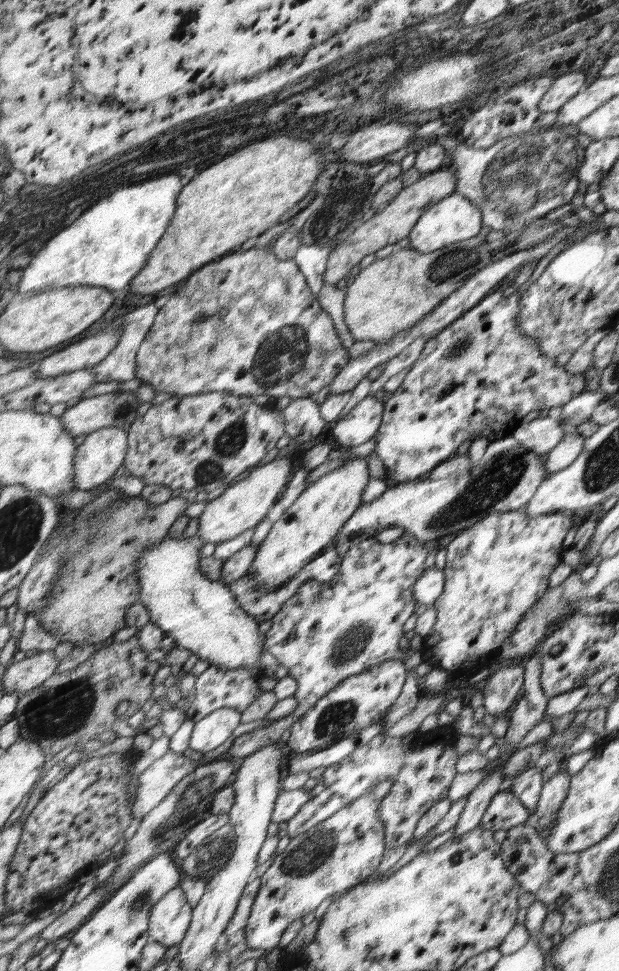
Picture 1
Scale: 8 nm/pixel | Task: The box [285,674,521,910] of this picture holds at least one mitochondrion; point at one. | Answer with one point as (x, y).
(337, 717)

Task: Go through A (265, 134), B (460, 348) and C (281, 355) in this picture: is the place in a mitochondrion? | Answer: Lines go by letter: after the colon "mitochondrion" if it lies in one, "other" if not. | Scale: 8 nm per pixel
A: other
B: mitochondrion
C: mitochondrion

